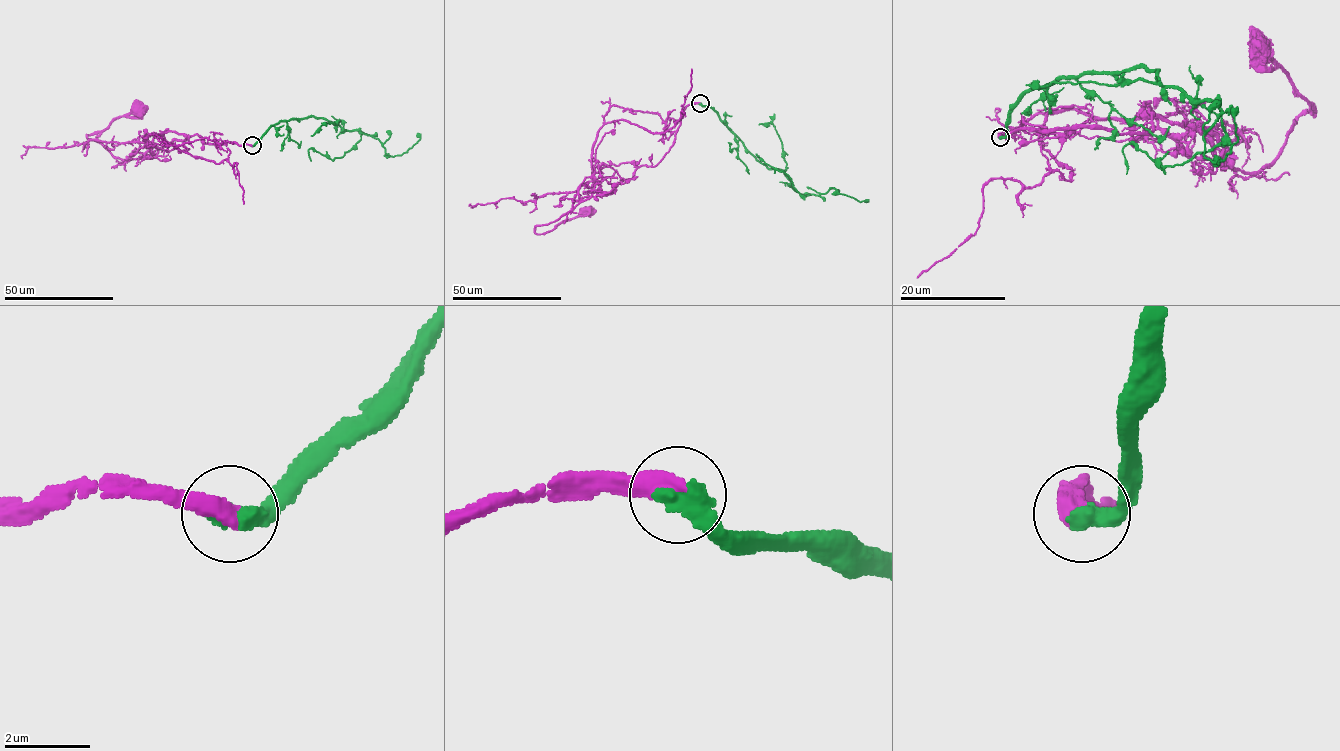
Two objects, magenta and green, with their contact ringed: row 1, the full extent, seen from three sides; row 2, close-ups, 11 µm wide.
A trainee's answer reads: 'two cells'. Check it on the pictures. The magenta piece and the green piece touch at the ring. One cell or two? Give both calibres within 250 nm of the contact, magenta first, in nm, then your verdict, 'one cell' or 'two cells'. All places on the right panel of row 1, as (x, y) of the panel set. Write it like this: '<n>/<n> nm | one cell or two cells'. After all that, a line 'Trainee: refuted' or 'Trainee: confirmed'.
550/550 nm | one cell
Trainee: refuted

